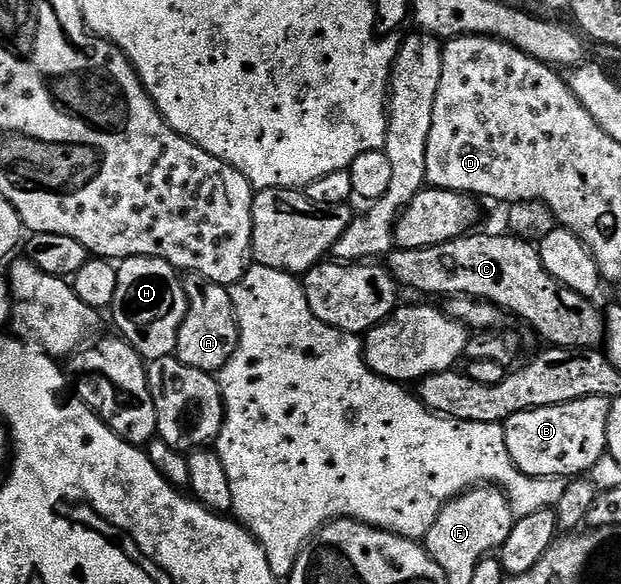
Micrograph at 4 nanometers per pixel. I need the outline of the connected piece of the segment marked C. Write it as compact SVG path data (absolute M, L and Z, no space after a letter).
M468 233L460 239L451 239L448 243L438 243L432 247L421 249L405 249L400 247L392 250L386 256L385 266L391 272L395 282L400 288L411 291L420 291L420 296L443 295L442 297L454 297L456 295L467 295L471 299L483 299L486 303L494 303L508 316L520 319L528 323L537 334L553 347L581 347L584 349L595 349L605 339L605 315L602 310L595 308L592 300L581 297L581 293L573 293L573 289L565 289L553 277L549 277L549 269L541 265L539 248L534 243L525 239L518 239L510 233L503 235L475 235Z

